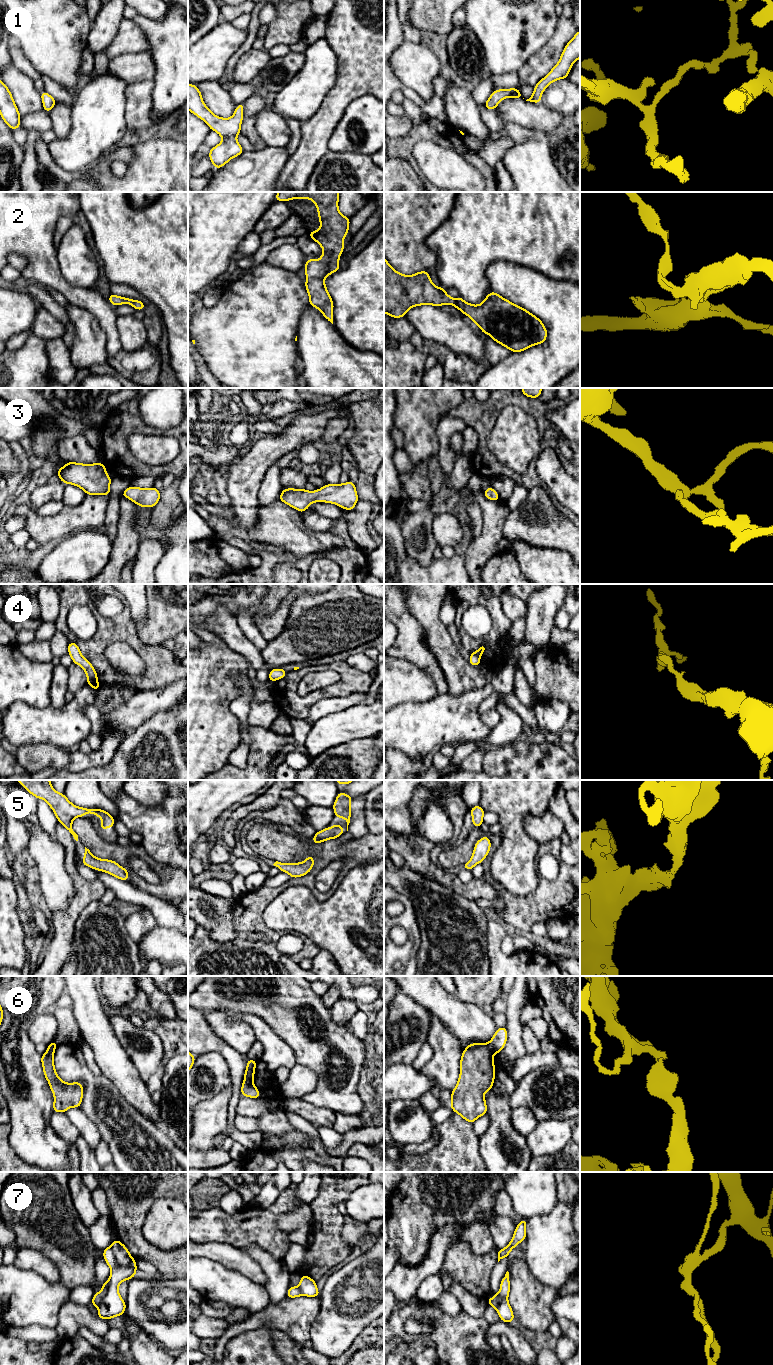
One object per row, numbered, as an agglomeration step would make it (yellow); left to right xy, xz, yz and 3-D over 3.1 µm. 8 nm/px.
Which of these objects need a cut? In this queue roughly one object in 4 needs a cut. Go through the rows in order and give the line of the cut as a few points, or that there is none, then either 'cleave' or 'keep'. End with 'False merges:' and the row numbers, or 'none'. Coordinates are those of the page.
1: no cut | keep
2: no cut | keep
3: no cut | keep
4: no cut | keep
5: no cut | keep
6: yz (486, 1044), (493, 1053) | cleave
7: xy (110, 1246), (111, 1252), (118, 1263), (128, 1264), (133, 1259) | cleave
False merges: 6, 7

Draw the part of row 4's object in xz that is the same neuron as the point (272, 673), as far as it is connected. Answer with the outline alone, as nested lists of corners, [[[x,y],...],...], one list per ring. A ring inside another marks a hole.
[[[281,668],[272,669],[269,671],[269,681],[275,682],[276,680],[282,679],[287,674],[287,671]]]

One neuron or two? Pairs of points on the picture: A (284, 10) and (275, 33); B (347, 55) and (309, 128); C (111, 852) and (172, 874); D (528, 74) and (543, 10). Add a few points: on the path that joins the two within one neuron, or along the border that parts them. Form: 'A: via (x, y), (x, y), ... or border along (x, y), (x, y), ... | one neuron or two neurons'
A: via (284, 16), (284, 24), (281, 27) | one neuron
B: via (347, 74), (347, 88), (328, 111) | one neuron
C: via (126, 851), (140, 852), (157, 868) | one neuron
D: border along (550, 40), (534, 53), (517, 72) | two neurons

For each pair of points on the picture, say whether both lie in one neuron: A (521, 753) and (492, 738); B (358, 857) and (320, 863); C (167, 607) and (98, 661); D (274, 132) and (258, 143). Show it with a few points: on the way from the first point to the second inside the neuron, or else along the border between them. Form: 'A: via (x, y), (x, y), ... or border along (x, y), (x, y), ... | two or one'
A: border along (521, 736), (506, 744), (487, 746) | two
B: via (349, 852), (331, 852), (329, 854) | one
C: border along (135, 625), (137, 635), (142, 641), (156, 645) | two
D: border along (255, 117), (256, 131), (267, 145) | two

